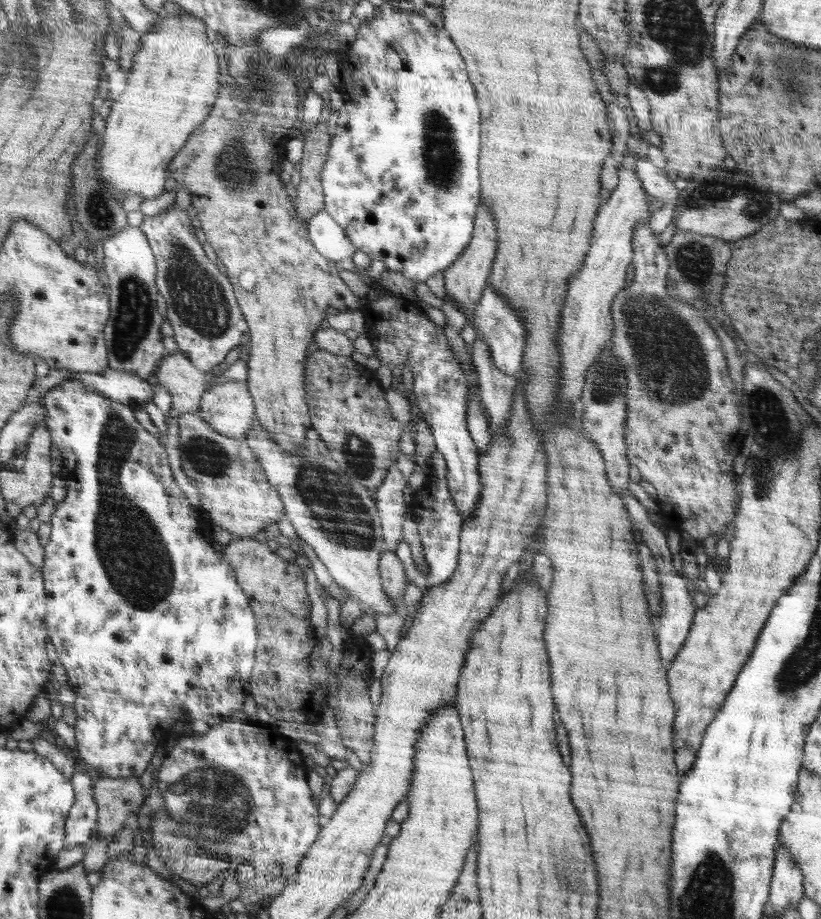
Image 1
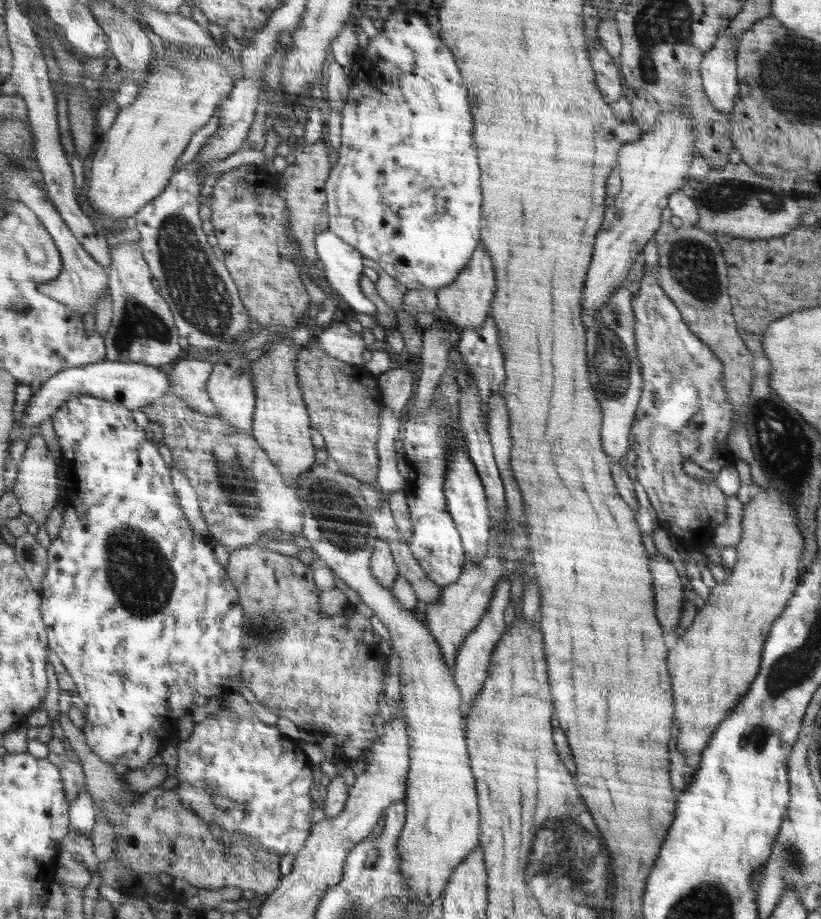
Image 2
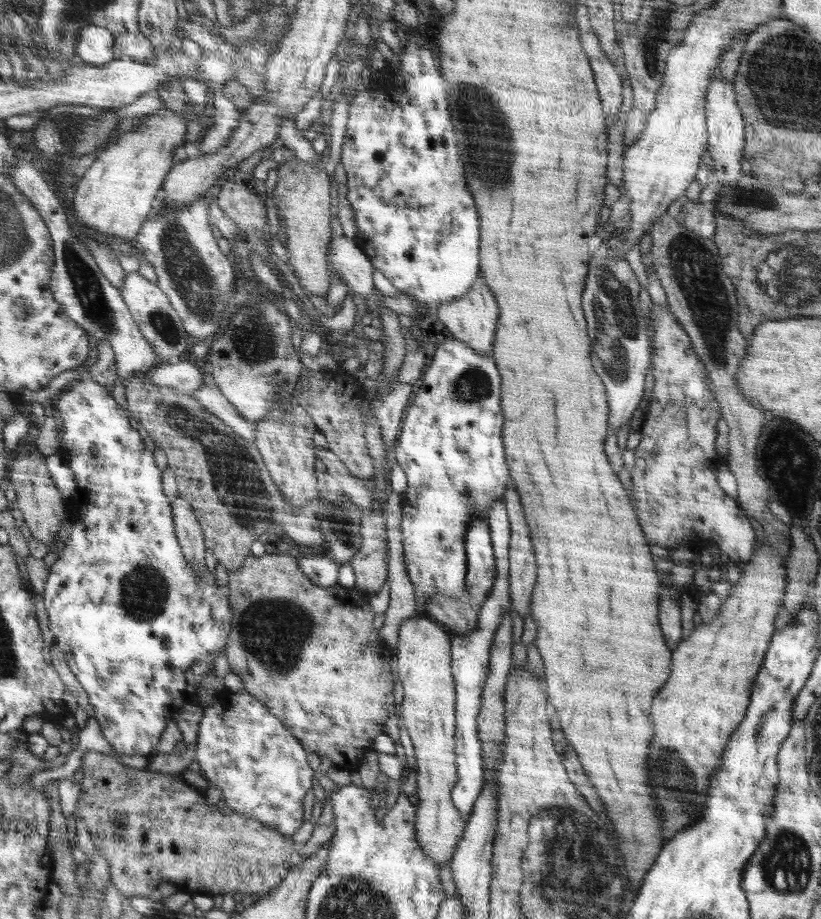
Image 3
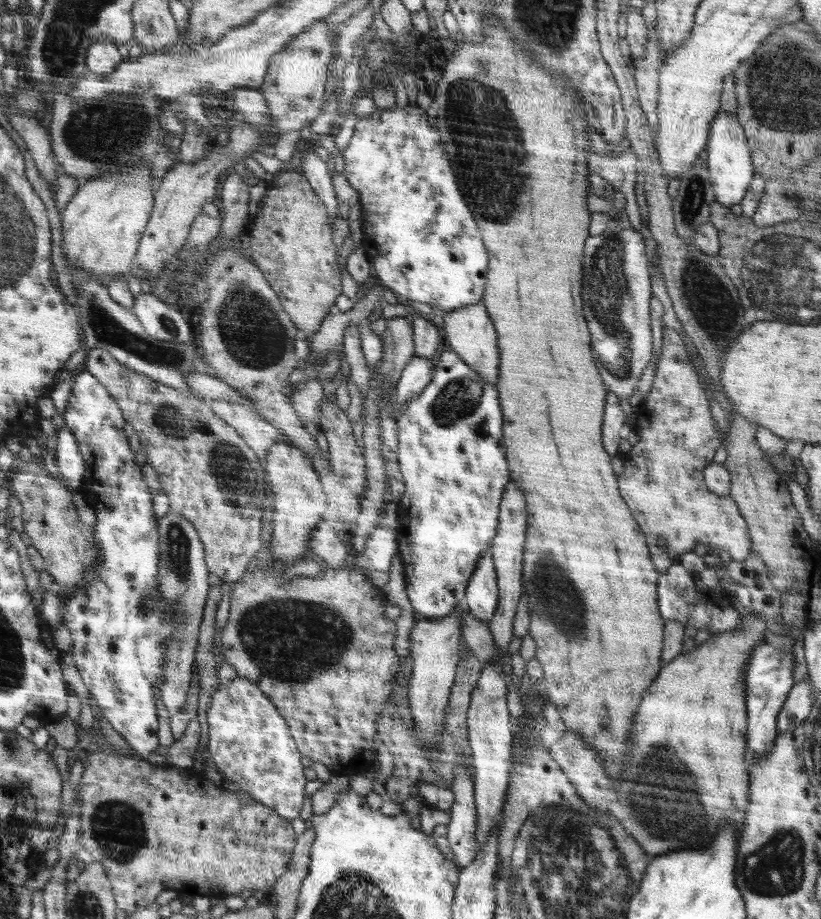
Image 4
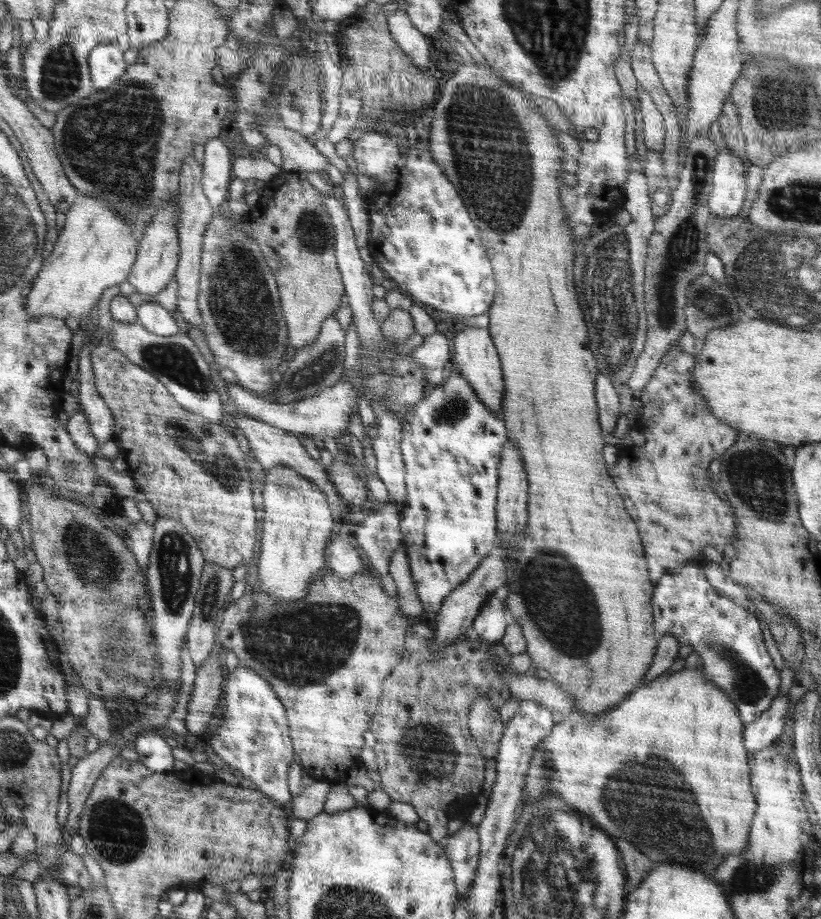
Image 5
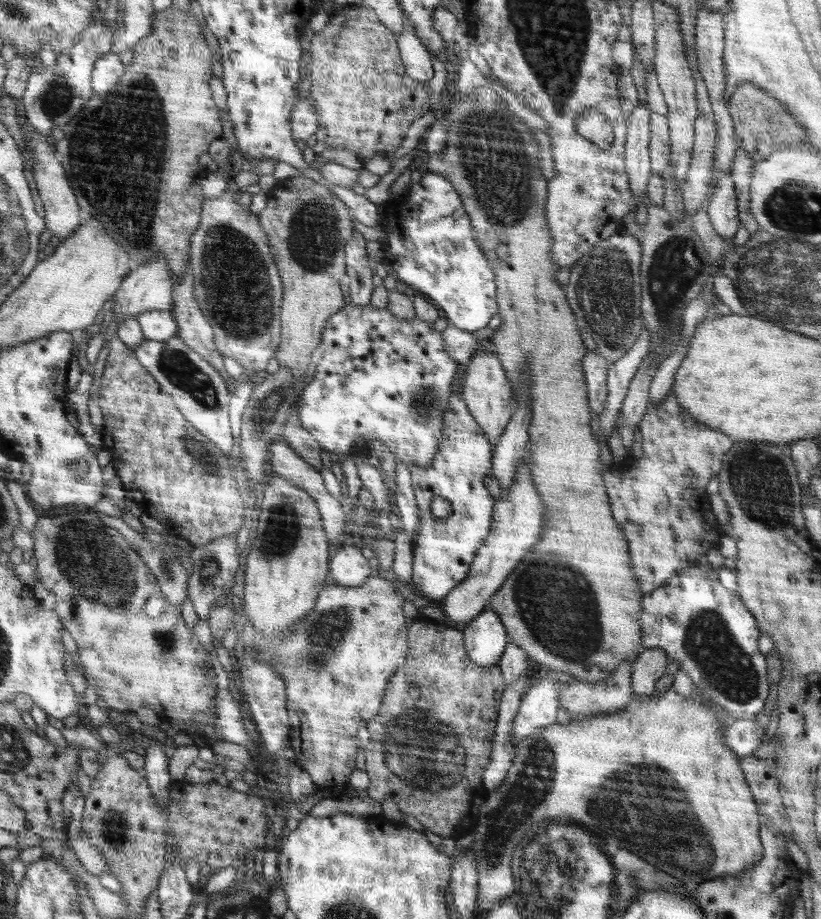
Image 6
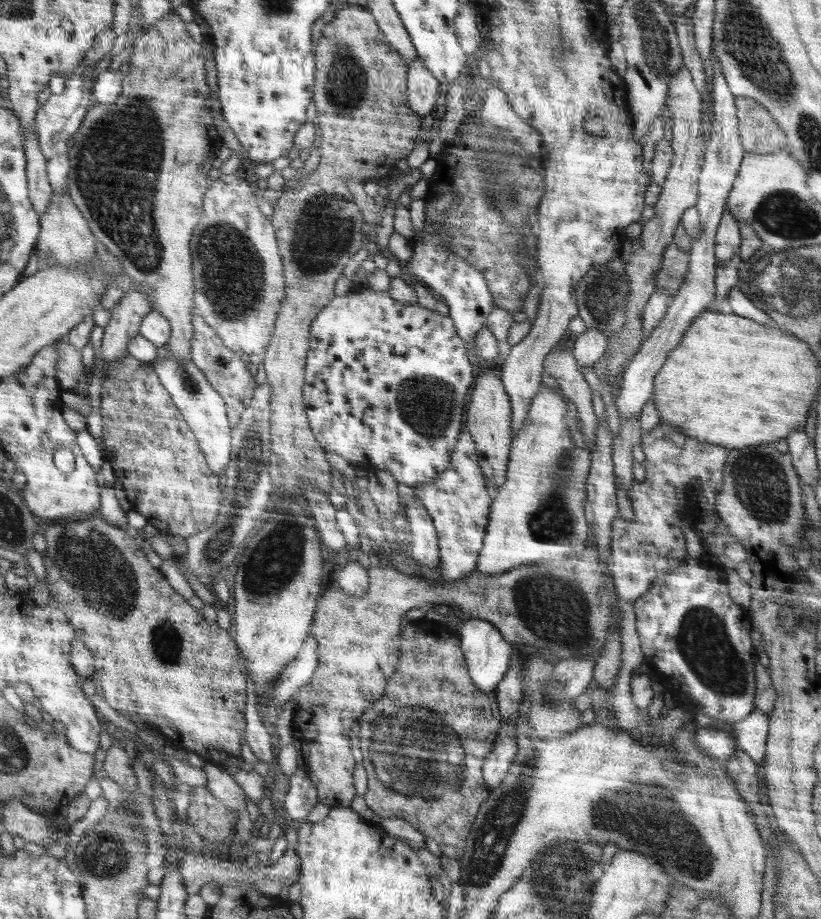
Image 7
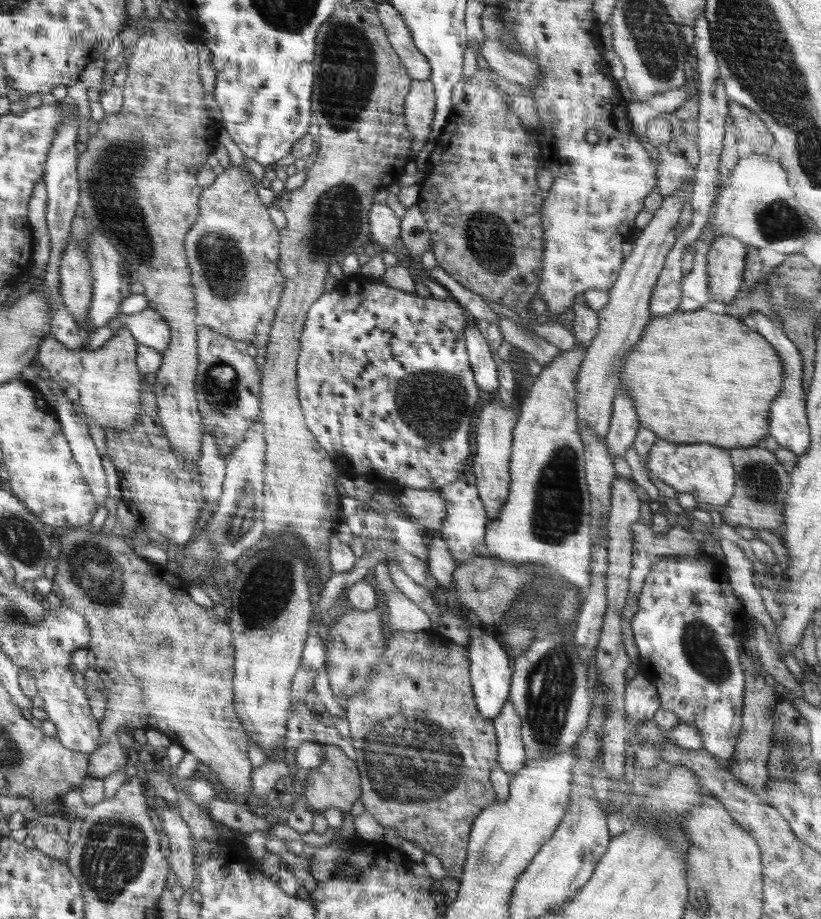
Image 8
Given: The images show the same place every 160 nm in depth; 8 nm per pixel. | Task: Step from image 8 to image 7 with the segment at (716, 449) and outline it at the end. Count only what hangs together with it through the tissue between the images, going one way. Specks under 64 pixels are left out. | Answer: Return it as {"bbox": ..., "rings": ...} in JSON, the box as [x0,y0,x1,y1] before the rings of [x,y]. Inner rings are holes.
{"bbox":[610,424,727,603],"rings":[[[662,424],[641,435],[641,446],[645,454],[646,478],[643,483],[632,484],[629,490],[633,519],[629,521],[617,510],[611,524],[610,570],[621,603],[640,599],[659,576],[684,564],[686,544],[680,524],[684,514],[678,506],[678,494],[684,493],[686,486],[694,482],[708,484],[718,494],[725,482],[727,460],[722,445],[696,440],[670,425]]]}

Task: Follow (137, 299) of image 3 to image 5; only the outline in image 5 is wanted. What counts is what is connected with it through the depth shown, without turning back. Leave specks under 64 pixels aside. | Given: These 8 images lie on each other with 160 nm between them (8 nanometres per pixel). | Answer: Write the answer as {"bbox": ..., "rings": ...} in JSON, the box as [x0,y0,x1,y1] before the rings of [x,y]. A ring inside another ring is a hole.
{"bbox":[136,302,180,336],"rings":[[[147,302],[137,306],[136,309],[137,321],[142,323],[142,326],[151,333],[157,333],[158,336],[172,336],[180,333],[178,330],[180,326],[174,320],[172,311],[158,306],[158,303]]]}

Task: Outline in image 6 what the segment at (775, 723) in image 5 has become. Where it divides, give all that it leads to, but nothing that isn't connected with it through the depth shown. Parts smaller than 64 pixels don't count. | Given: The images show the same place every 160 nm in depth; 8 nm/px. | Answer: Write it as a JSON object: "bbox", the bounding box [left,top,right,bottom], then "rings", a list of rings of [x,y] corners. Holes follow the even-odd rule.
{"bbox":[723,719,765,758],"rings":[[[754,719],[732,720],[723,731],[723,743],[733,749],[740,758],[749,757],[759,749],[765,732]]]}

